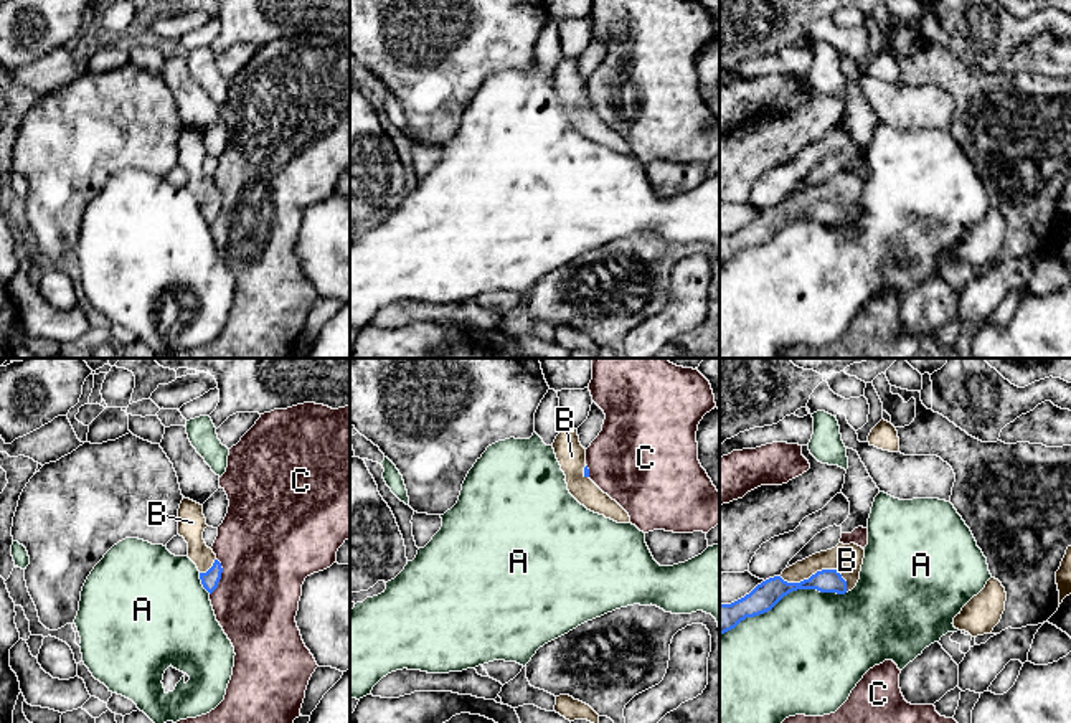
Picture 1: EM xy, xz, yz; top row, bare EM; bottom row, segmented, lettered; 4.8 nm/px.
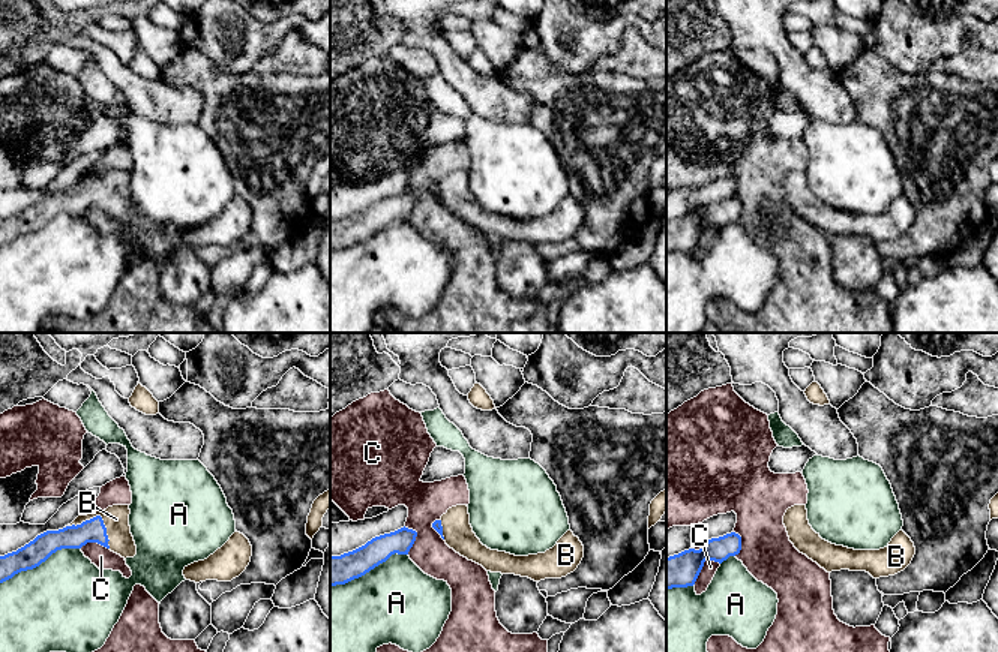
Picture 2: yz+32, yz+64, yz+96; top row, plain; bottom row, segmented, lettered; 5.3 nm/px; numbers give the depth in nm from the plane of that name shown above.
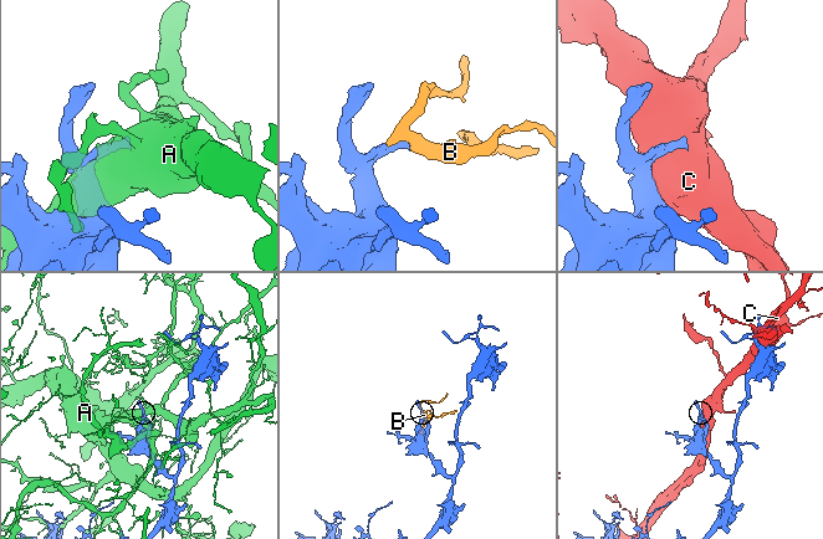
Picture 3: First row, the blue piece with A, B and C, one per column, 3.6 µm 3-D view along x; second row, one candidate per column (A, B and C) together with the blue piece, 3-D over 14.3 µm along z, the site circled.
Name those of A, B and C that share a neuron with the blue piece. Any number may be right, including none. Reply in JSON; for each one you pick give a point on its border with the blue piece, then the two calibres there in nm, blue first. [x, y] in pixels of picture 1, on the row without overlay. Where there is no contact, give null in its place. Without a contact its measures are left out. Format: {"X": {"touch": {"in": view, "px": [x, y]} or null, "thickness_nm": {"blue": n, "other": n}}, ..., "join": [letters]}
{"B": {"touch": {"in": "yz", "px": [819, 202]}, "thickness_nm": {"blue": 120, "other": 150}}, "join": ["B"]}

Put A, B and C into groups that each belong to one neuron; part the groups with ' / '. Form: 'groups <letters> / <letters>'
groups A / B / C

